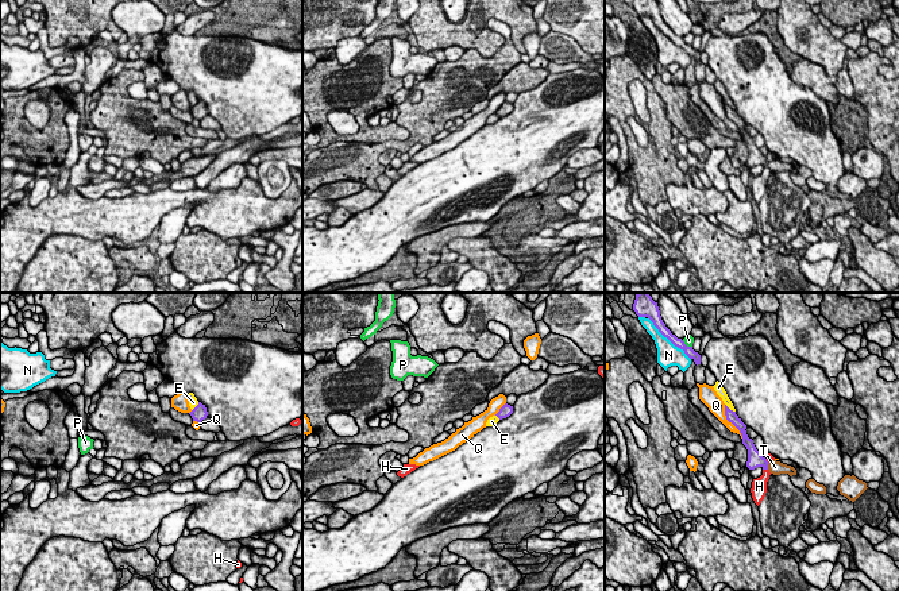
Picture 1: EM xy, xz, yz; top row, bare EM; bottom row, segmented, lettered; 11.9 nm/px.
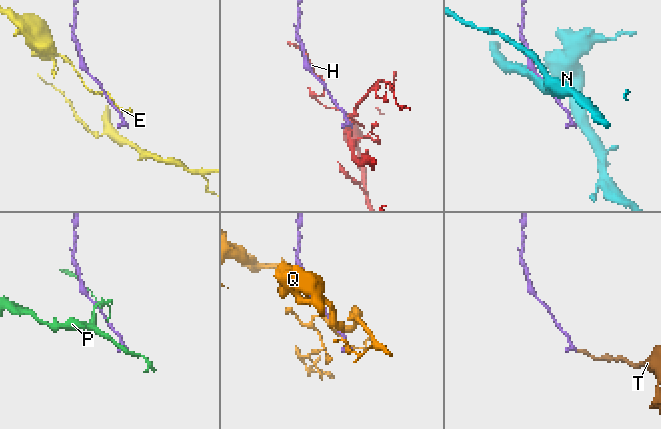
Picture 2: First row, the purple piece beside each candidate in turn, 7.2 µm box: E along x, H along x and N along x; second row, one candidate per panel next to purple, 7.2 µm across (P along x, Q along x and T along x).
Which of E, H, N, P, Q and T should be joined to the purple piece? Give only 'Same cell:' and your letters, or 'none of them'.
Same cell: T

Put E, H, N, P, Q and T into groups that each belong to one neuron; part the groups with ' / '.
E / H / N / P / Q / T

